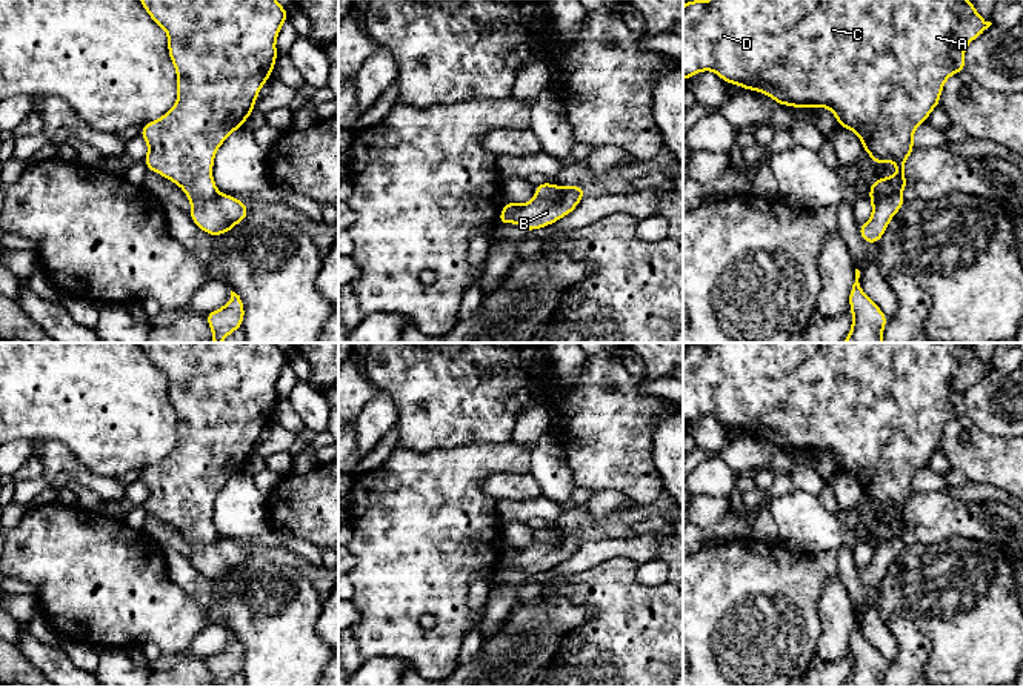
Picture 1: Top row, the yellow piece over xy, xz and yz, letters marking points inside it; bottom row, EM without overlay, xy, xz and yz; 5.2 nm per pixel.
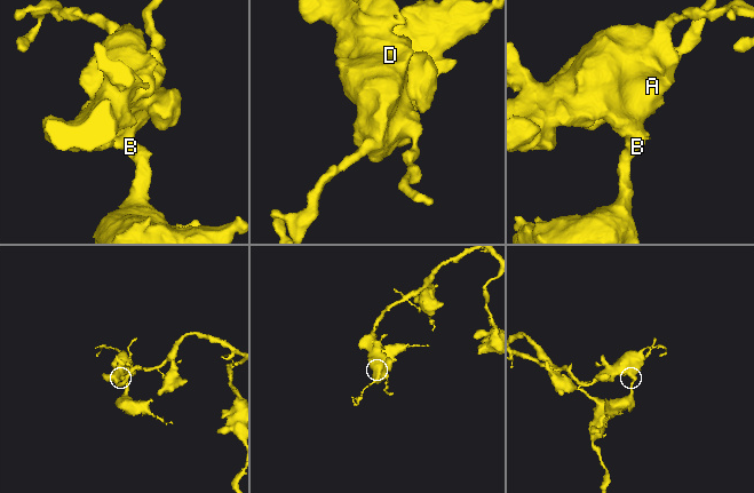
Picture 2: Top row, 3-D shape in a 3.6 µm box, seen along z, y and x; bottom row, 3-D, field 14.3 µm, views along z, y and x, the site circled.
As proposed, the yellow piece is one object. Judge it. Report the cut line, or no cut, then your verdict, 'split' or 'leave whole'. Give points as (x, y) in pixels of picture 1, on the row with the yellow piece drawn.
cut in xy along (217, 192), (209, 199), (186, 195); split

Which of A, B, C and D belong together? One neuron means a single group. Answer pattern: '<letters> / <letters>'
A C D / B

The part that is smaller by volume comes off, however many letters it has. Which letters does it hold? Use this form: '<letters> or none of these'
B

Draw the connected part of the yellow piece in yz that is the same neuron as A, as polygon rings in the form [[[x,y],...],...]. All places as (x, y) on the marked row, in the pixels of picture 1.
[[[688,0],[683,6],[683,80],[714,71],[725,83],[763,92],[777,105],[831,109],[838,126],[857,134],[878,168],[886,160],[895,164],[895,177],[874,180],[869,186],[872,203],[909,186],[905,163],[915,149],[915,129],[938,106],[945,81],[966,69],[966,46],[991,25],[968,0]]]

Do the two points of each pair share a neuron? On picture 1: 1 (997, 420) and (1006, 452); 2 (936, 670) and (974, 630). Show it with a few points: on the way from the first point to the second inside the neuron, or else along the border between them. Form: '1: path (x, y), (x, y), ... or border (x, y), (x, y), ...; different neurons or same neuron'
1: border (969, 418), (983, 431), (1006, 438); different neurons
2: path (945, 661), (966, 640); same neuron

